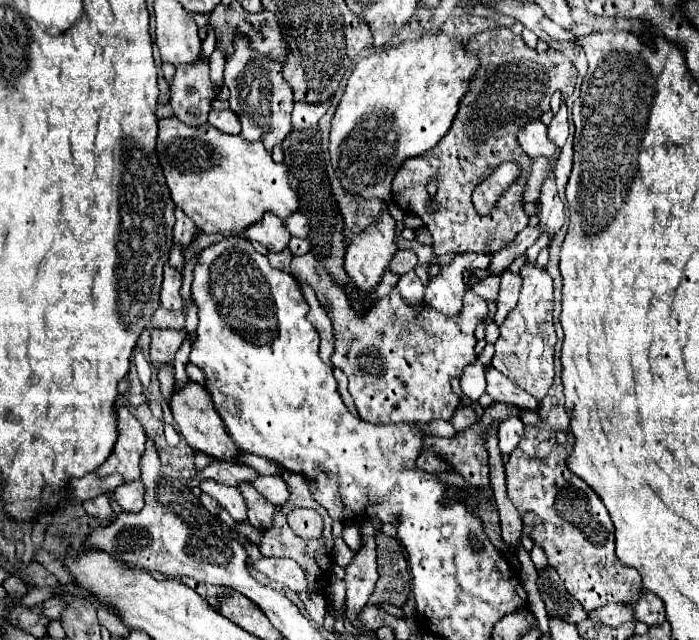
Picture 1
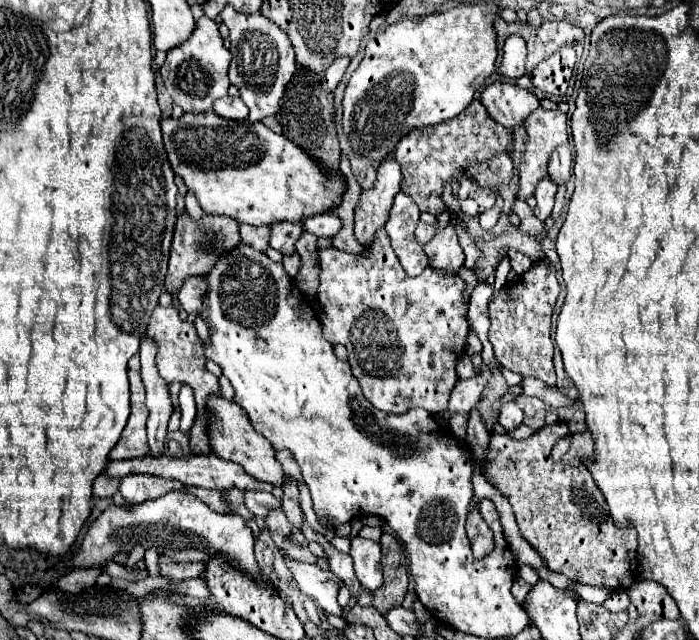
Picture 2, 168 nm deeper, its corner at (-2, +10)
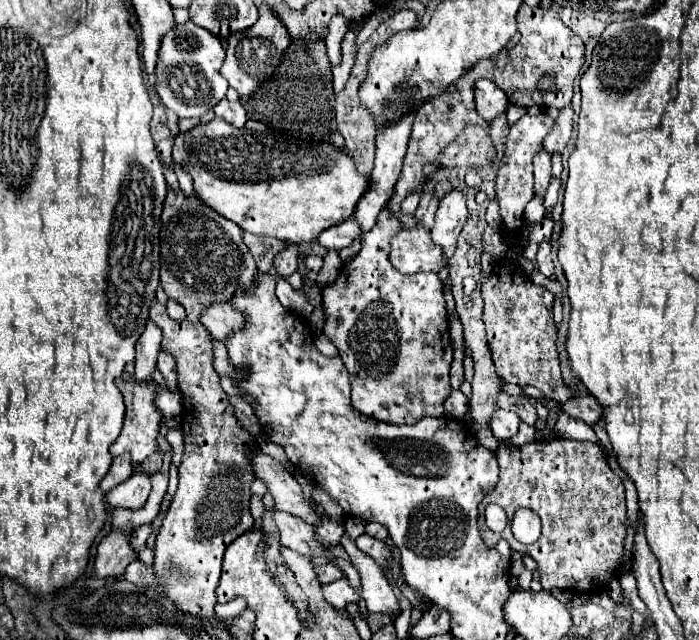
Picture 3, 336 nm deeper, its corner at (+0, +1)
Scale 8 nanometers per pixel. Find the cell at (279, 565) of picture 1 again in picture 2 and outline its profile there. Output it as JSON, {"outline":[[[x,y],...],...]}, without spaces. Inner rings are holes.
{"outline":[[[286,561],[286,565],[304,595],[308,595],[322,611],[330,615],[342,615],[342,607],[336,601],[340,579],[334,577],[334,573],[320,571],[316,565],[310,563]]]}

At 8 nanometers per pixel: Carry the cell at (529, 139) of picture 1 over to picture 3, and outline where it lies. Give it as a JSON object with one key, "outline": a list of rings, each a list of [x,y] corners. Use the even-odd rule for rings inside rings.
{"outline":[[[480,78],[474,82],[474,104],[476,104],[476,112],[486,122],[490,122],[498,114],[506,112],[508,98],[492,80]]]}

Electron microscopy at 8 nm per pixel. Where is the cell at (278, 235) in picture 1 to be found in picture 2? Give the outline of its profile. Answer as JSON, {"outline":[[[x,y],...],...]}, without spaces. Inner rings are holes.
{"outline":[[[278,221],[270,225],[270,245],[280,251],[282,255],[292,255],[294,245],[298,237],[302,235],[302,225],[300,223],[288,223],[288,221]]]}

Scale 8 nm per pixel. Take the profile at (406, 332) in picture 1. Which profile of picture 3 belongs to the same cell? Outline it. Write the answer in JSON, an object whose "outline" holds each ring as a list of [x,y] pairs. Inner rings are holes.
{"outline":[[[386,204],[374,228],[362,236],[362,248],[354,260],[340,268],[334,284],[326,284],[322,288],[322,306],[326,312],[324,334],[338,348],[340,358],[350,374],[352,406],[360,414],[380,422],[414,424],[424,416],[444,416],[444,400],[452,392],[448,378],[452,364],[452,344],[442,298],[442,282],[438,280],[438,274],[404,276],[390,264],[390,240],[392,234],[402,228],[402,222]]]}

